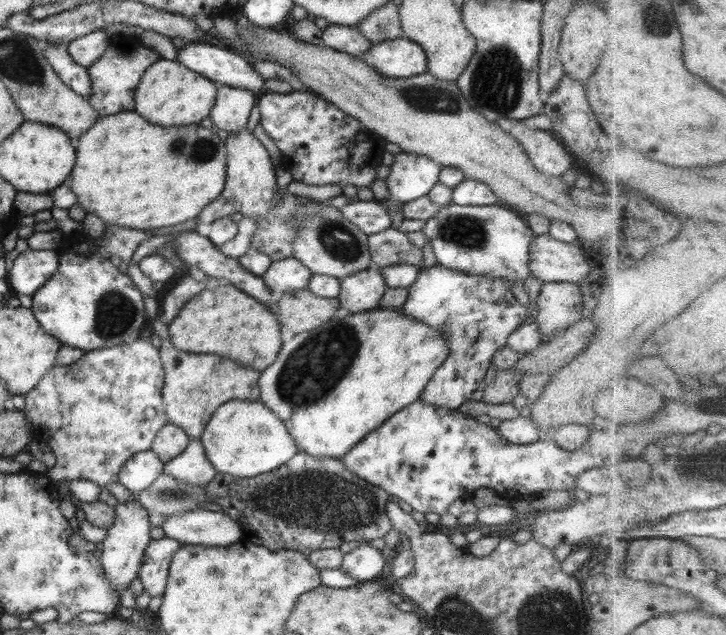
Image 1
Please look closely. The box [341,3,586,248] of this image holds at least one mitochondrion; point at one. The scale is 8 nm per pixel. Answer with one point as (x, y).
(495, 86)

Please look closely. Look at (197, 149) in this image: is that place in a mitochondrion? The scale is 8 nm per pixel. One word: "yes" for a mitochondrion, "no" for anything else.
yes

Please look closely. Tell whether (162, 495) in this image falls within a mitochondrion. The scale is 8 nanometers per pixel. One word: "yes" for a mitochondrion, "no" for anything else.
yes

